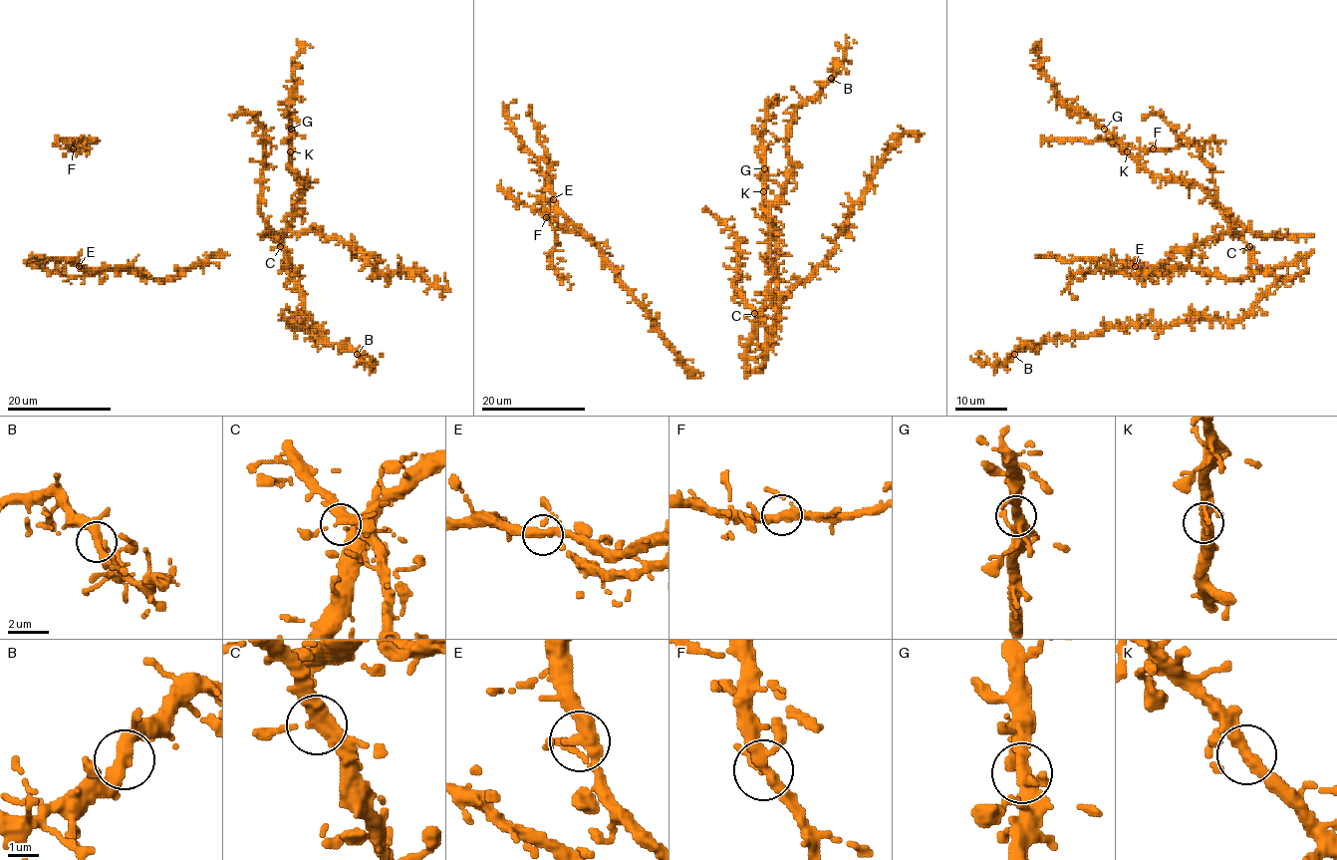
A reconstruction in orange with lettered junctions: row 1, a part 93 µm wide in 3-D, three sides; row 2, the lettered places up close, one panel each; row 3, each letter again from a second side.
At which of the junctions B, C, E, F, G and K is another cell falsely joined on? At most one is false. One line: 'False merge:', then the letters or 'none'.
False merge: none

